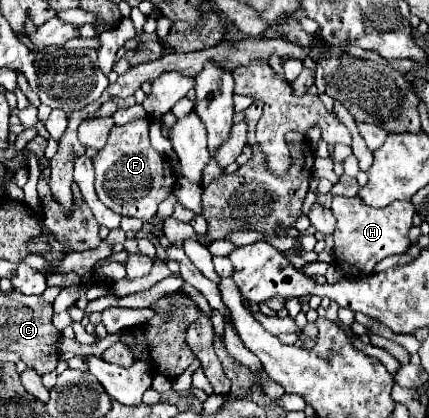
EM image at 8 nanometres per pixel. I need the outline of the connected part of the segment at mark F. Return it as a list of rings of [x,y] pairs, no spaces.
[[[149,118],[131,120],[123,126],[113,126],[105,150],[93,158],[95,166],[95,192],[99,200],[121,216],[133,216],[147,222],[157,214],[159,202],[173,190],[175,176],[171,164],[153,150],[149,142]]]

